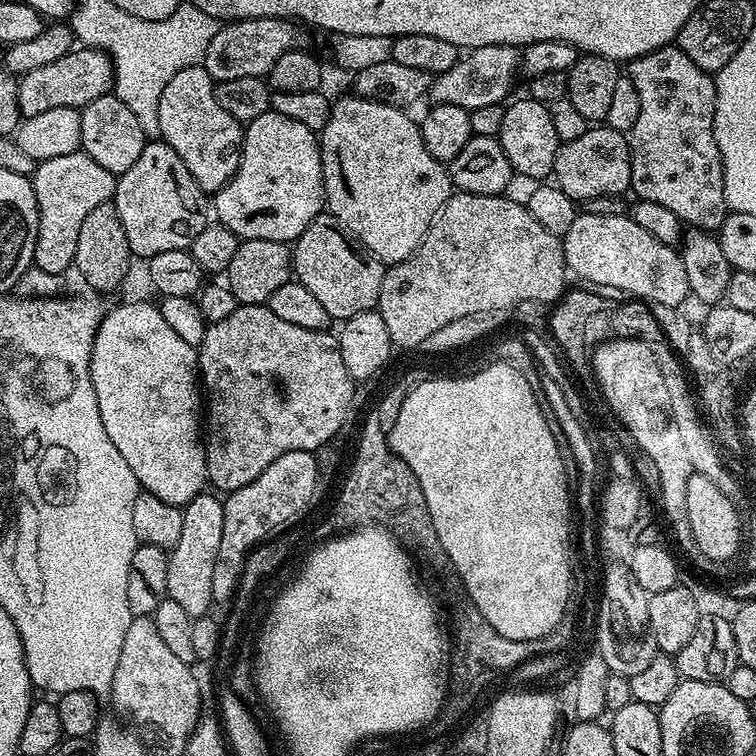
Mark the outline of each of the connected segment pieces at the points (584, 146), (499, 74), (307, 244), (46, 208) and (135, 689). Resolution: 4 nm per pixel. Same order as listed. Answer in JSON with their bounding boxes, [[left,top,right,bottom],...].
[[552,126,632,202],[430,44,522,110],[291,216,386,321],[30,150,117,277],[110,616,202,753]]

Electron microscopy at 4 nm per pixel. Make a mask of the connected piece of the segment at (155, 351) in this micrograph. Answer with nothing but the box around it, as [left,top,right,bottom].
[90,304,208,506]

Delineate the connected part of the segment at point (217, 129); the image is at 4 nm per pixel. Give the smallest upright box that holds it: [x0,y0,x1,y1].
[158,64,244,194]

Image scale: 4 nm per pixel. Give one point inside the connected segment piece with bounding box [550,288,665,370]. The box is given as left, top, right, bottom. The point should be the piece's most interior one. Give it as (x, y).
(580, 320)

